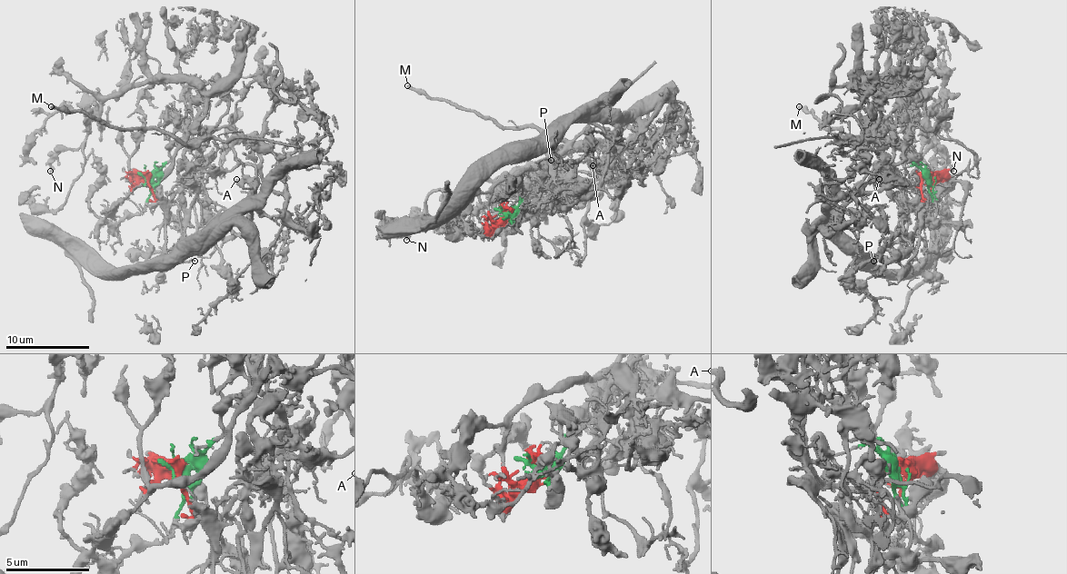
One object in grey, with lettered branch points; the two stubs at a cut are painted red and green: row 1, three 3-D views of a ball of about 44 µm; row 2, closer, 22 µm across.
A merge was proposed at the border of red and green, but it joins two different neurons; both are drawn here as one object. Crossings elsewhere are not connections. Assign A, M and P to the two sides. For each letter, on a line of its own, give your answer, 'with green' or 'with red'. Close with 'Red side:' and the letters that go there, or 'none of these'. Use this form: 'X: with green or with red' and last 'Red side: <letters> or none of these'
A: with red
M: with green
P: with green
Red side: A

